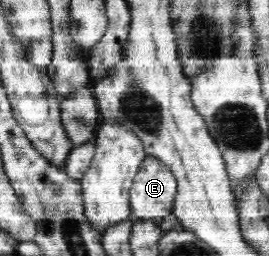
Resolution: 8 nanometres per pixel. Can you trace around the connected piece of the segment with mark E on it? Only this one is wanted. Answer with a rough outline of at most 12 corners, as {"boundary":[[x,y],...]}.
{"boundary":[[146,156],[130,190],[132,218],[173,212],[176,177]]}

